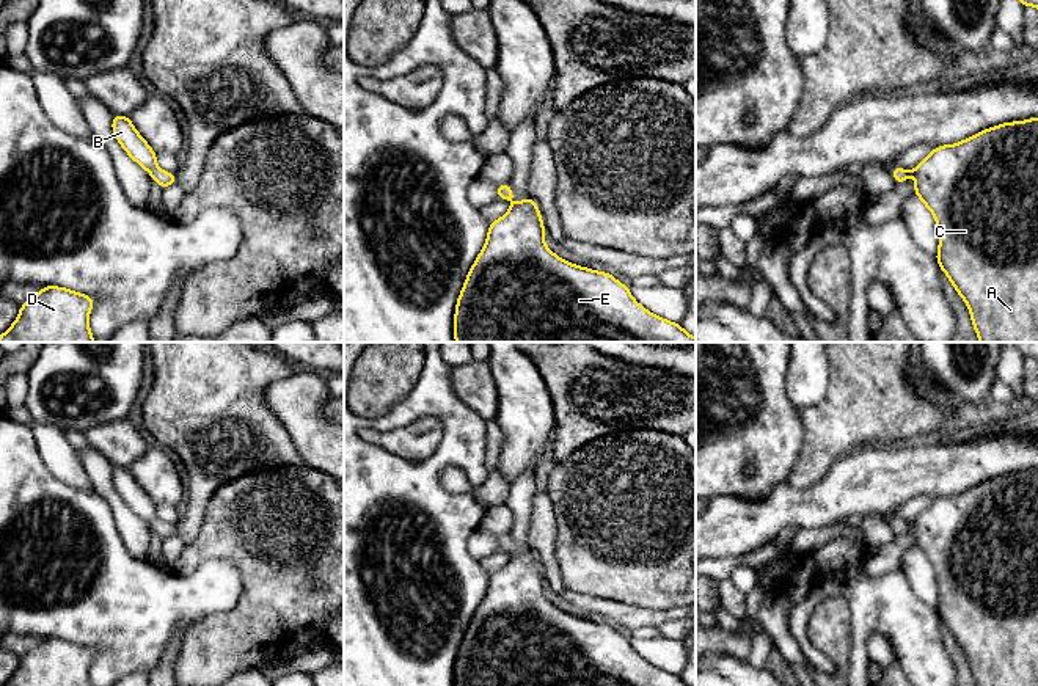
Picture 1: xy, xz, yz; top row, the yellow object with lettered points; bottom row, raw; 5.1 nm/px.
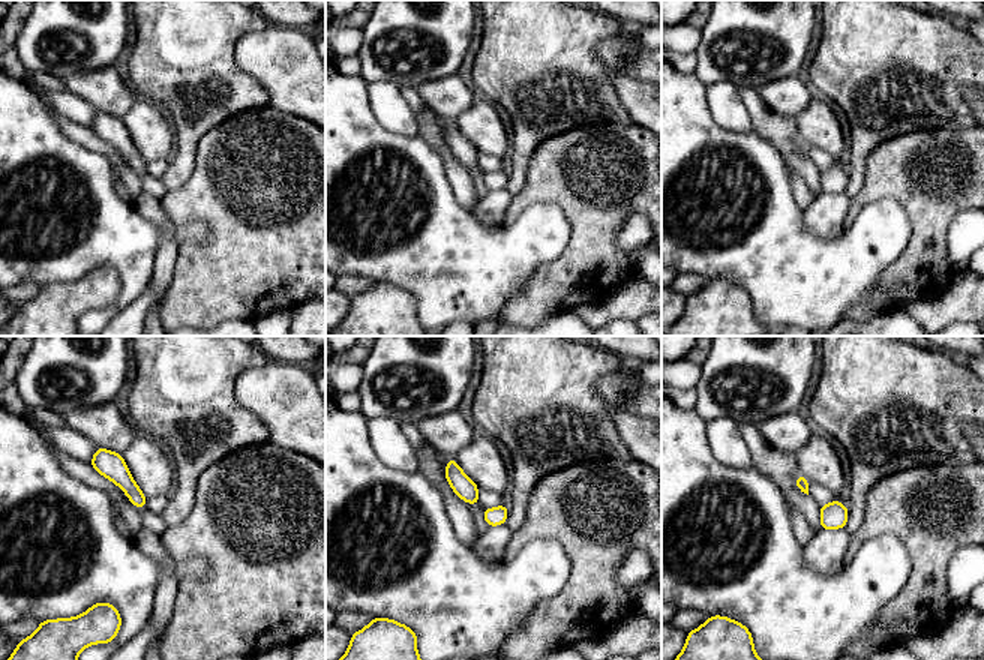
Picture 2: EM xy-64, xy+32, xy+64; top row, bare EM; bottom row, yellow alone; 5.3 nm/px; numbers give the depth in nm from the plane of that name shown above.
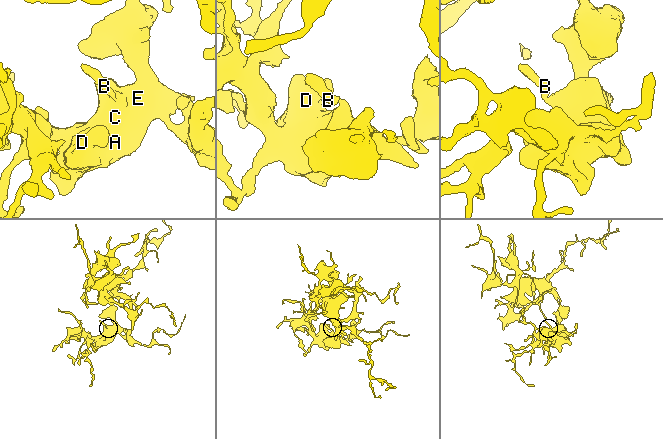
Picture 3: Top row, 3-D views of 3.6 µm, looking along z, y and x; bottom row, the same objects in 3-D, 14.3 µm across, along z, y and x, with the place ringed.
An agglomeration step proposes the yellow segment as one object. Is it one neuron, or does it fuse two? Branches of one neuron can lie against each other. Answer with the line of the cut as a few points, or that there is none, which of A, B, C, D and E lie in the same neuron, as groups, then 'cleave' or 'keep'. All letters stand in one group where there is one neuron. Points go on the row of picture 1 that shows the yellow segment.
cut none; groups A B C D E; keep

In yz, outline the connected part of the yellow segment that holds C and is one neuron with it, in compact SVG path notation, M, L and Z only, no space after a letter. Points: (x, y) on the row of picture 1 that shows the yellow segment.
M1038 118L1024 119L1021 124L1016 121L1003 122L959 143L936 146L914 170L906 171L894 166L892 174L897 184L905 182L911 174L914 176L914 195L922 199L936 220L939 232L936 261L961 300L966 301L980 342L1038 342Z

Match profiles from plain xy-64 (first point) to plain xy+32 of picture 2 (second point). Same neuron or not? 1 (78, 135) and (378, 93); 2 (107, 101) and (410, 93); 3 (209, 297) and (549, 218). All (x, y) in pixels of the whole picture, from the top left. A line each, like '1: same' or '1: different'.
1: same
2: different
3: different

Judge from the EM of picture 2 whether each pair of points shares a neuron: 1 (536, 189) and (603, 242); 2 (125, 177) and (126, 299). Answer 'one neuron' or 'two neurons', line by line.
1: one neuron
2: two neurons

